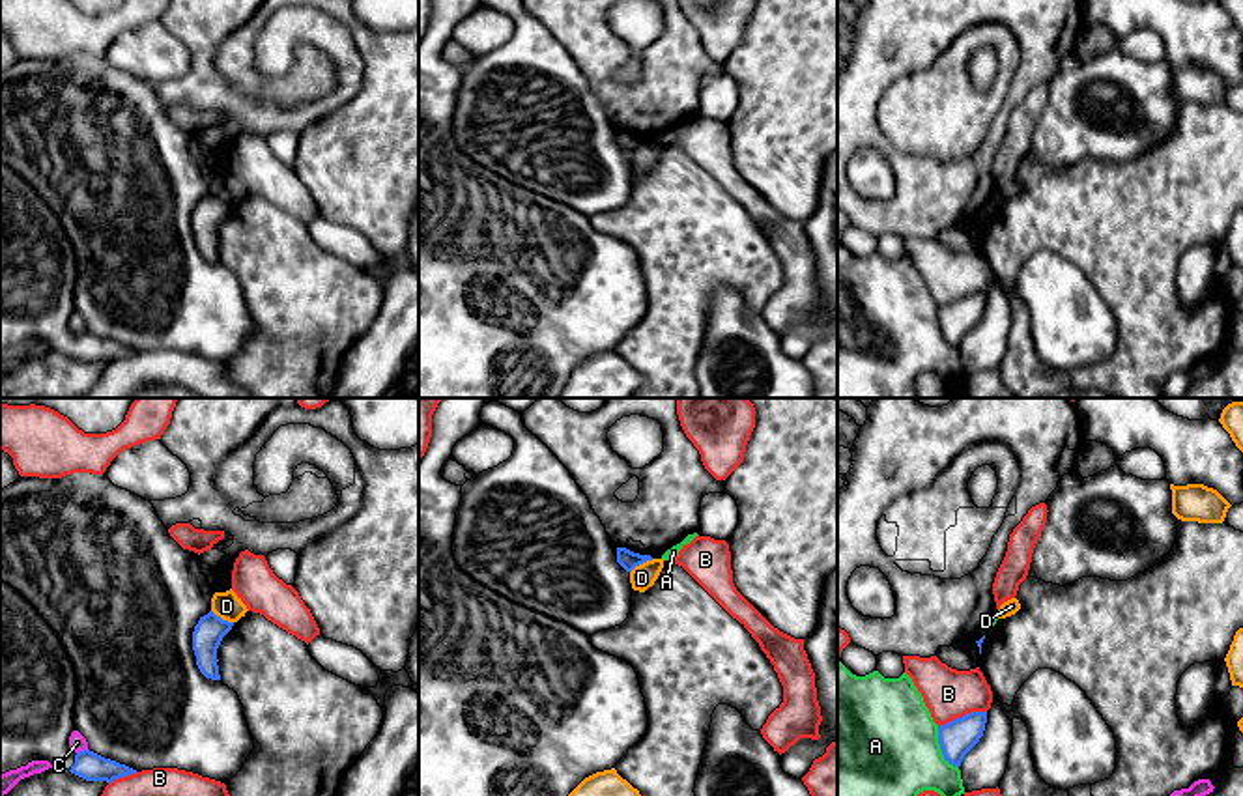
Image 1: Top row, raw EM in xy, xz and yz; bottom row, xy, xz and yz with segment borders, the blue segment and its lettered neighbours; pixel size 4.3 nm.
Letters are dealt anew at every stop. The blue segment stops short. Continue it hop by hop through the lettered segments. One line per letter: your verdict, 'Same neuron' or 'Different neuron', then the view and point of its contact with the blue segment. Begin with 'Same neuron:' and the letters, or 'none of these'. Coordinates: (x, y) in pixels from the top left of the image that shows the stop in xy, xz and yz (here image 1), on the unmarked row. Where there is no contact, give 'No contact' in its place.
Same neuron: none of these
A: Different neuron. Touches blue at yz (941, 329)
B: Different neuron. Touches blue at yz (963, 298)
C: Different neuron. Touches blue at xy (81, 333)
D: Different neuron. Touches blue at xz (642, 144)

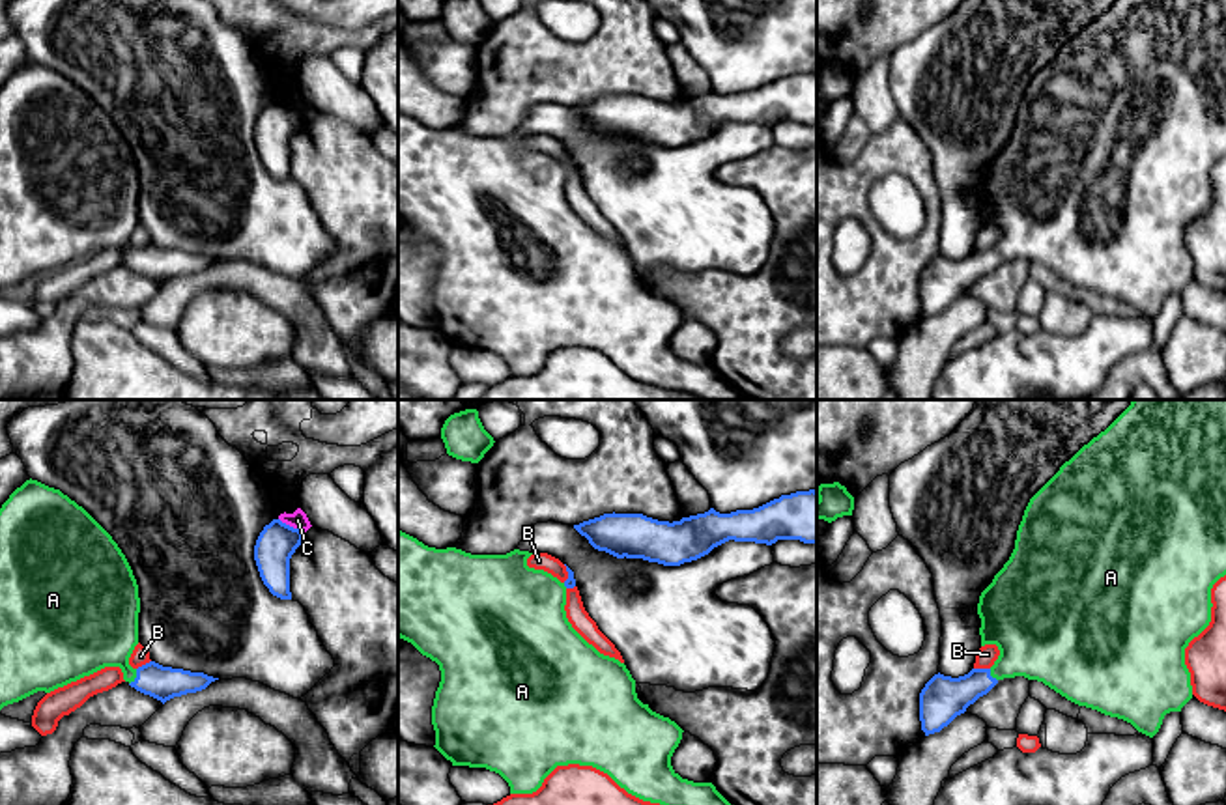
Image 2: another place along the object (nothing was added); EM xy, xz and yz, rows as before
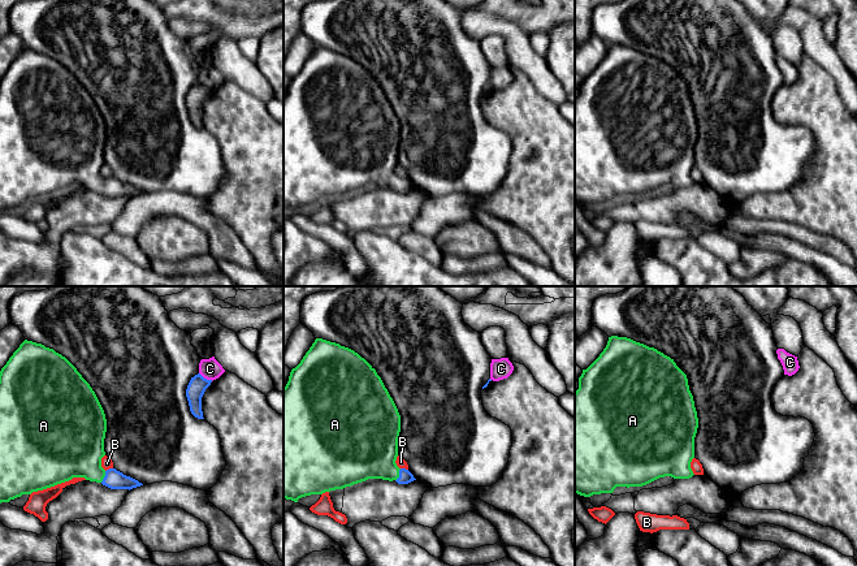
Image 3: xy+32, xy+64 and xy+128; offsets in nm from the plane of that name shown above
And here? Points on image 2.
Same neuron: A
A: Same neuron. Touches blue at xy (137, 258)
B: Different neuron. Touches blue at yz (982, 251)
C: Different neuron. Touches blue at xy (292, 109)

